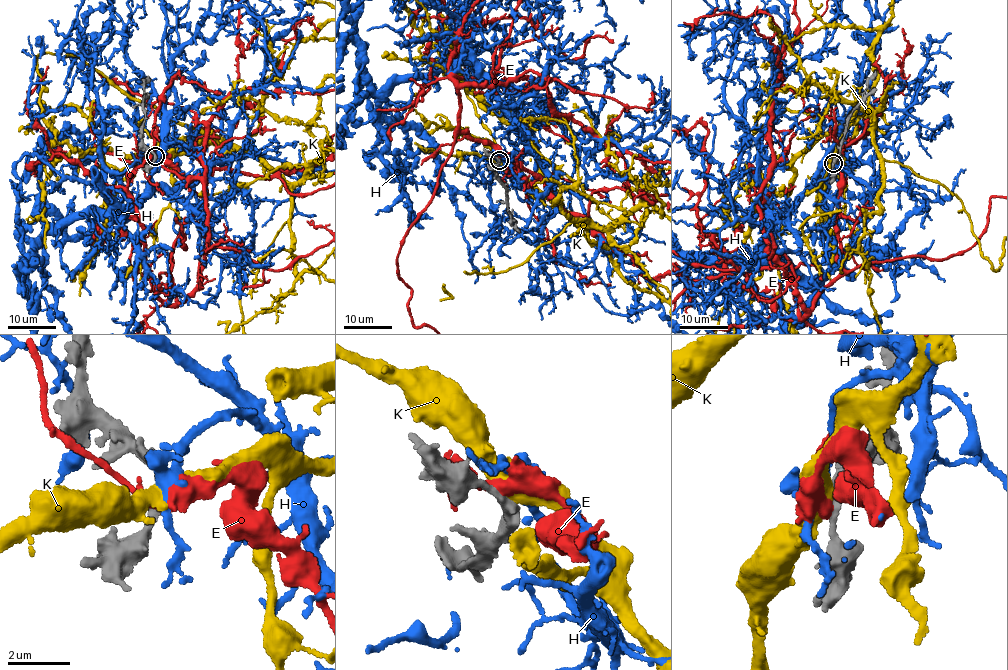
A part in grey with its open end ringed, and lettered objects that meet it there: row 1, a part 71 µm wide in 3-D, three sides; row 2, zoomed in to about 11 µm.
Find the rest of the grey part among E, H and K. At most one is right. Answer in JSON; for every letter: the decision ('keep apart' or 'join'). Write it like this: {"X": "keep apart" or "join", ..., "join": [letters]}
{"E": "keep apart", "H": "keep apart", "K": "keep apart", "join": []}

